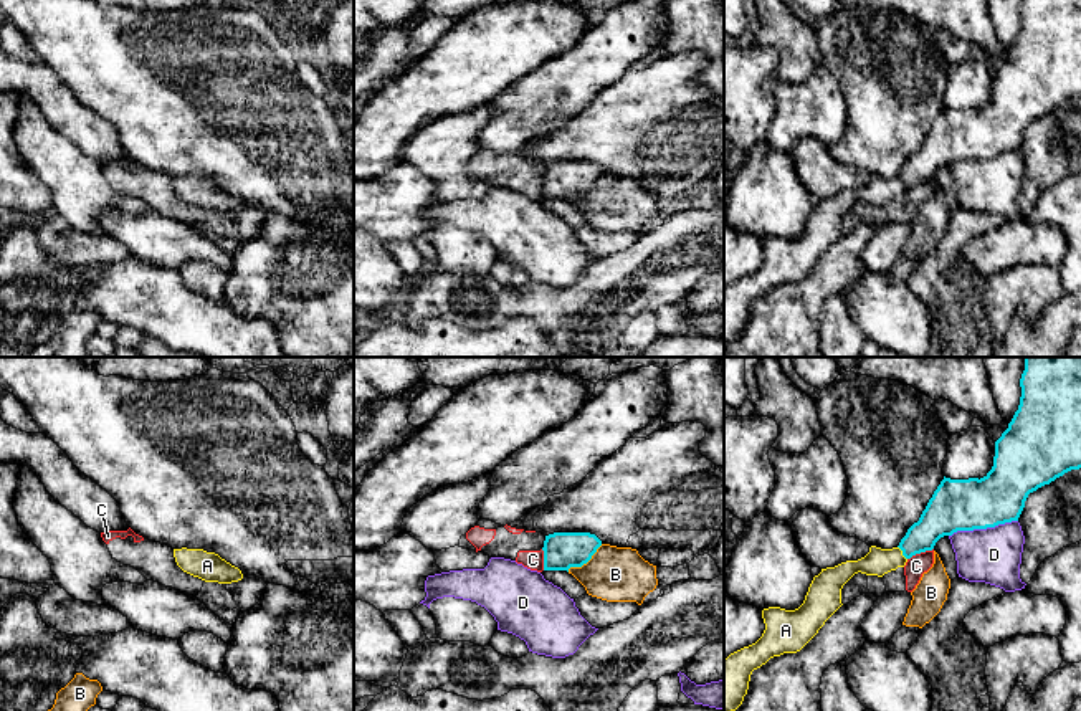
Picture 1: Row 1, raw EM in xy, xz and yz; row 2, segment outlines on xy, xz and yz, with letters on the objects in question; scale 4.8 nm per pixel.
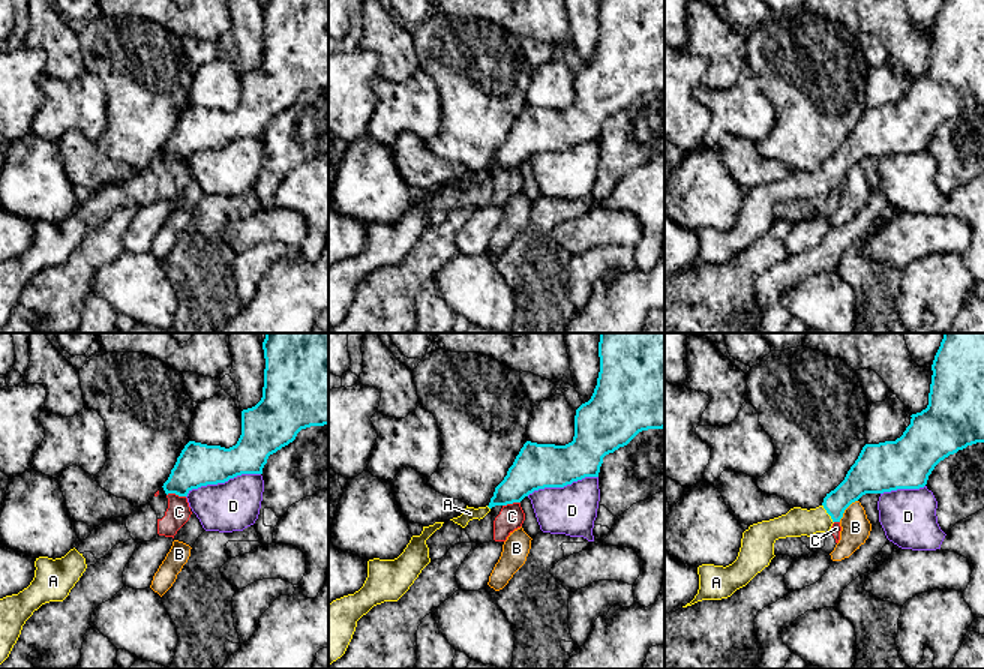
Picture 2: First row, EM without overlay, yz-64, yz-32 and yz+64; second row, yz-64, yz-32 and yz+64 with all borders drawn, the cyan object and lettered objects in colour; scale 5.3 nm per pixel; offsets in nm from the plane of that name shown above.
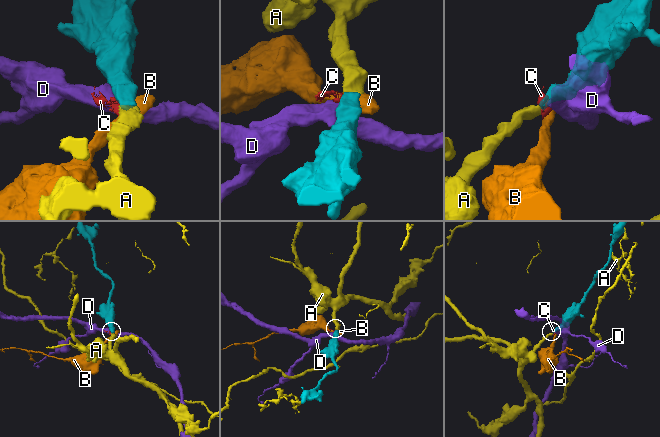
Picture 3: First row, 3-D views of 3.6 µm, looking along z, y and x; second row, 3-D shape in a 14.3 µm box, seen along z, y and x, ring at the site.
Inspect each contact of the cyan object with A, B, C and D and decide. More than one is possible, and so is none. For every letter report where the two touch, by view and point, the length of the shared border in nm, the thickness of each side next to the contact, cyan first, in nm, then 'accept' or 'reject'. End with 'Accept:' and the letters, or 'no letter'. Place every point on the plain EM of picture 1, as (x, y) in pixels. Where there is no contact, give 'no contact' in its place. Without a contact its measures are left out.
A: contact yz (903, 182); length 80 nm; calibres 180 and 130 nm; accept
B: contact xz (585, 192); length 220 nm; calibres 180 and 280 nm; reject
C: contact yz (919, 182); length 140 nm; calibres 220 and 100 nm; reject
D: contact yz (982, 157); length 340 nm; calibres 260 and 260 nm; reject
Accept: A

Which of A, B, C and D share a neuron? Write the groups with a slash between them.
A / B / C / D

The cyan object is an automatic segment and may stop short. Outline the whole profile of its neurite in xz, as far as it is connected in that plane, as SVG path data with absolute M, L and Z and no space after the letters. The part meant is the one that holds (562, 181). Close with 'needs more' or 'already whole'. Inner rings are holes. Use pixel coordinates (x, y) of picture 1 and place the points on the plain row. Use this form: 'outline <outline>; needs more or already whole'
outline M554 162L544 170L544 200L567 200L587 193L602 170L590 162Z; already whole

